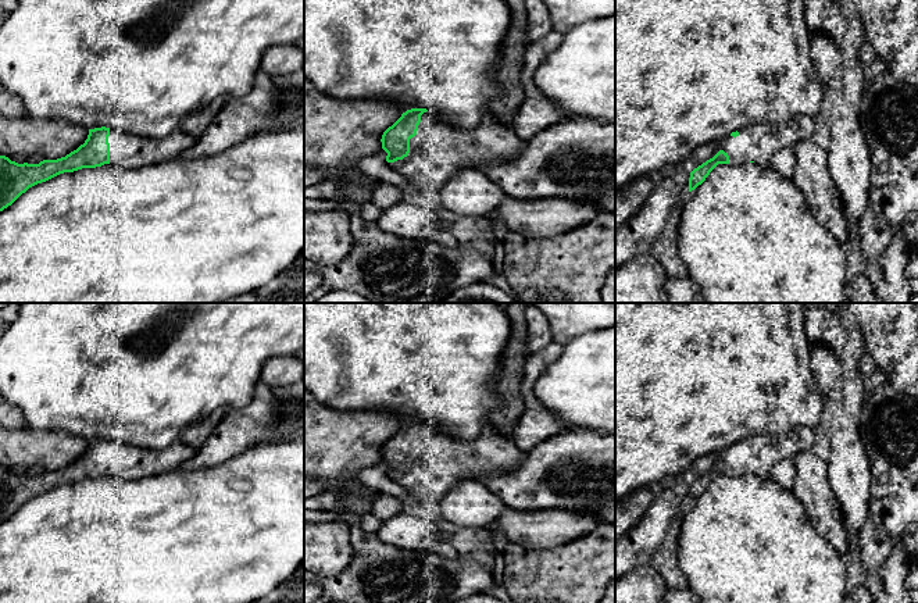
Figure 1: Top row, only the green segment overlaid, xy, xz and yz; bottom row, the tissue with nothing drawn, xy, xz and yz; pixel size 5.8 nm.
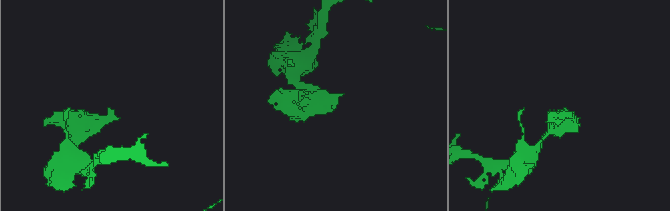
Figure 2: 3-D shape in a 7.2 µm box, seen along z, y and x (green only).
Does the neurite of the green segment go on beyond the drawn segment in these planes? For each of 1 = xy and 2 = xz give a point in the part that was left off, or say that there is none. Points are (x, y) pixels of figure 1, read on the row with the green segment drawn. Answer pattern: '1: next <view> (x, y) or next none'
1: next xy (129, 150)
2: next xz (438, 150)

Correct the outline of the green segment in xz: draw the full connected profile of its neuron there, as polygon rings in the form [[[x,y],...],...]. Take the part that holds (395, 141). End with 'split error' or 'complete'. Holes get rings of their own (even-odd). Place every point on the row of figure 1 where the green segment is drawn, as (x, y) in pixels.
[[[411,108],[383,132],[381,142],[392,170],[414,189],[428,192],[439,190],[461,168],[512,158],[526,146],[512,128],[504,126],[489,110],[478,126],[460,129],[426,108]]]; split error

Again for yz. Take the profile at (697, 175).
[[[797,115],[778,125],[751,121],[725,136],[721,150],[690,172],[689,192],[701,185],[718,164],[756,163],[760,167],[771,167],[781,149],[794,147],[800,140],[811,139],[815,129],[815,118],[808,115]]]; split error

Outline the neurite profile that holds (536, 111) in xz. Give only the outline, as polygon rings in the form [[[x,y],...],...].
[[[551,31],[544,38],[532,42],[525,51],[525,97],[512,121],[515,135],[525,142],[553,124],[569,119],[569,115],[547,99],[531,79],[542,61],[561,43],[562,33]]]

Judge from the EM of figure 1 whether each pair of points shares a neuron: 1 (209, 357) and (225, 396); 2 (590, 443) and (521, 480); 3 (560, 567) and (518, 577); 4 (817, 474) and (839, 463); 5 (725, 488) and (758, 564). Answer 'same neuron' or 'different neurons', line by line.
1: same neuron
2: same neuron
3: same neuron
4: different neurons
5: same neuron

